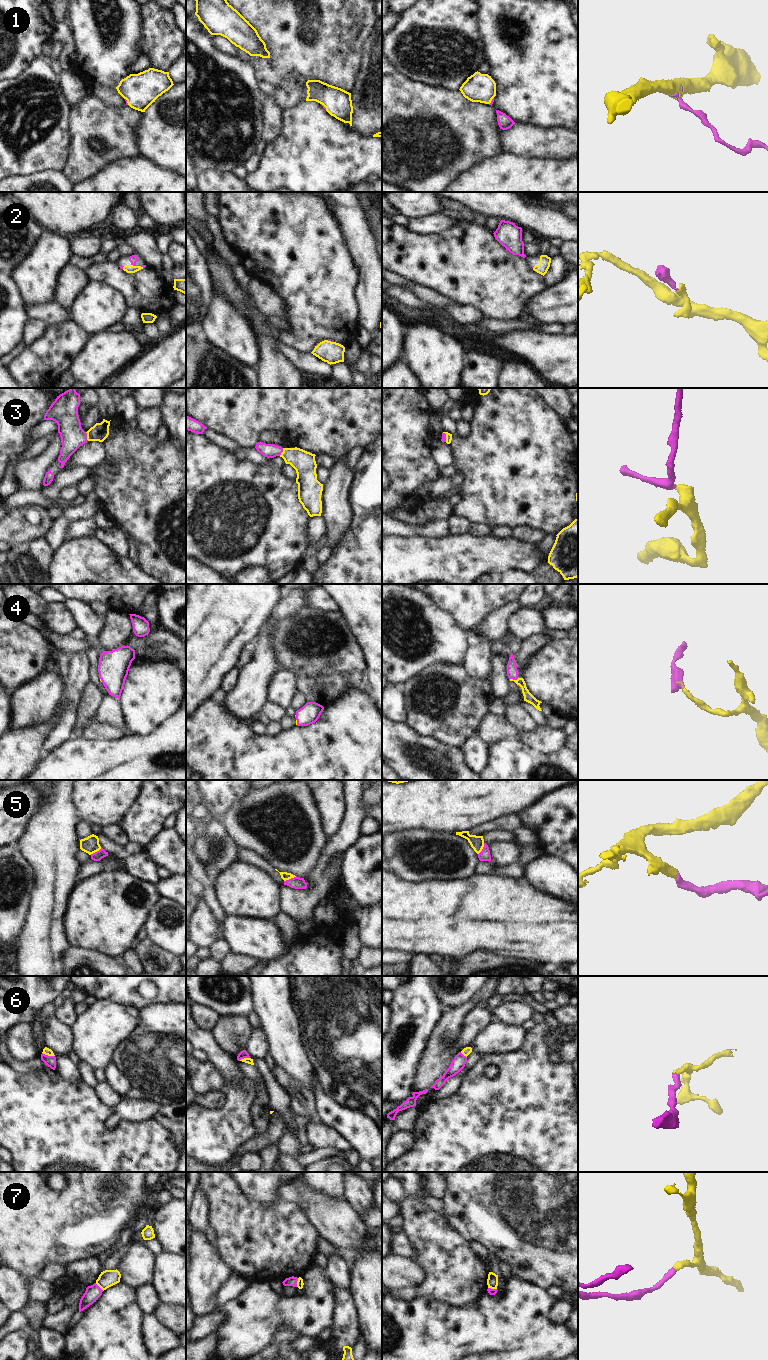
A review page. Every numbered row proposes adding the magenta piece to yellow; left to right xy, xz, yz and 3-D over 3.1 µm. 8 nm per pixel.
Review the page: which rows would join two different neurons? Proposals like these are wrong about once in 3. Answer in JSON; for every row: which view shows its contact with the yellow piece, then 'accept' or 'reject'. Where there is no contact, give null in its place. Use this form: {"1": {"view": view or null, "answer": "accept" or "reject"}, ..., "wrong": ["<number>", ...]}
{"1": {"view": "yz", "answer": "accept"}, "2": {"view": "xy", "answer": "accept"}, "3": {"view": "xy", "answer": "accept"}, "4": {"view": "yz", "answer": "accept"}, "5": {"view": "xz", "answer": "accept"}, "6": {"view": "xy", "answer": "reject"}, "7": {"view": "xz", "answer": "reject"}, "wrong": ["6", "7"]}

